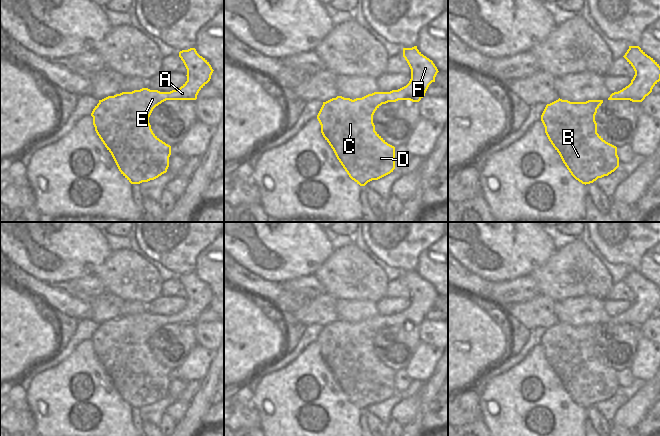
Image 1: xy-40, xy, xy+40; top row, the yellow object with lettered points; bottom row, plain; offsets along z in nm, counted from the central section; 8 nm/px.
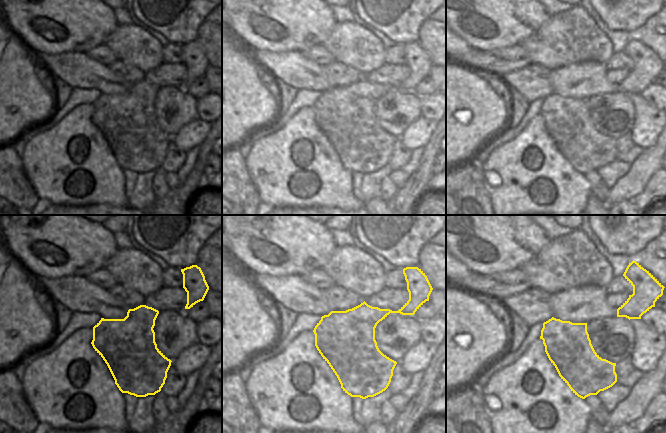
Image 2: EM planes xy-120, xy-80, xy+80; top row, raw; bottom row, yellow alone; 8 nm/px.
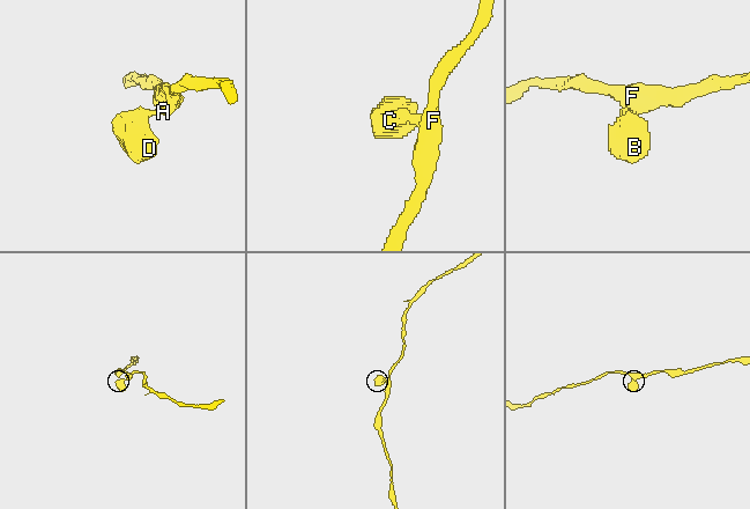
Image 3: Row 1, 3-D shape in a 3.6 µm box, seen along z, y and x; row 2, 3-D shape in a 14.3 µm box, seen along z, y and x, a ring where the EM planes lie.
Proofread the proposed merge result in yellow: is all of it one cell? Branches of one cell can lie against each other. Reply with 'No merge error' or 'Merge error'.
No merge error

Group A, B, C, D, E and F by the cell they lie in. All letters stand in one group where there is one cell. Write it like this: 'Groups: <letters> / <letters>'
Groups: A B C D E F

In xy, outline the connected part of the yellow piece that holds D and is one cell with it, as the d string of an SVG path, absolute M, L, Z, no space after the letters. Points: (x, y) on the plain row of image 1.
M417 270L403 272L403 281L411 293L411 303L406 310L354 324L337 320L323 326L317 339L323 361L349 401L360 410L395 393L395 371L375 355L375 335L388 326L419 326L439 296Z

